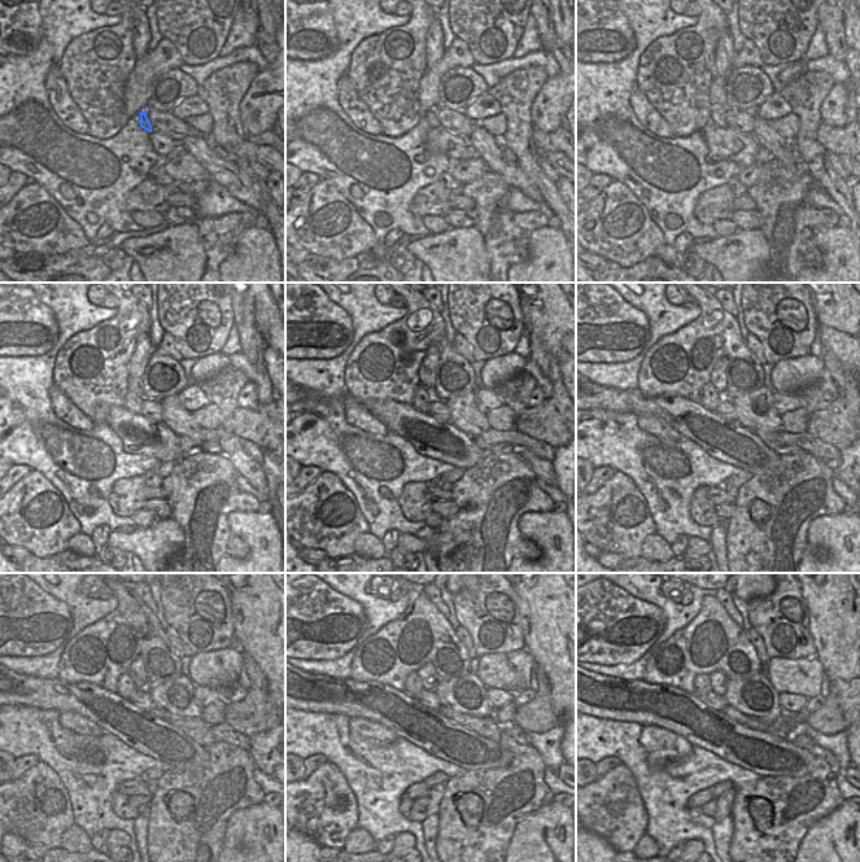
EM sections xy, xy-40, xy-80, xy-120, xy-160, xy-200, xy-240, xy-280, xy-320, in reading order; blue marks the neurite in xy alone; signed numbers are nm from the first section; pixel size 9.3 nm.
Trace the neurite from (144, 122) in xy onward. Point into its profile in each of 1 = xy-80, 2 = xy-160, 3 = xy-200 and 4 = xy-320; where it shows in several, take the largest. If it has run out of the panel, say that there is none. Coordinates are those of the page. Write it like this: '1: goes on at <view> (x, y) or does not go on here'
1: goes on at xy-80 (717, 110)
2: goes on at xy-160 (423, 397)
3: goes on at xy-200 (710, 398)
4: goes on at xy-320 (702, 682)

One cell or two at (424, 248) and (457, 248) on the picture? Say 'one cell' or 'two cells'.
one cell

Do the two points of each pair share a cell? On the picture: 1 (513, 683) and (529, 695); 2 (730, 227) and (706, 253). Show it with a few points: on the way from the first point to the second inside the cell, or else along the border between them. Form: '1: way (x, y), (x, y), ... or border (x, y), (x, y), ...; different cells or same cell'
1: border (529, 688), (522, 690), (515, 695); different cells
2: border (738, 230), (717, 236); different cells

